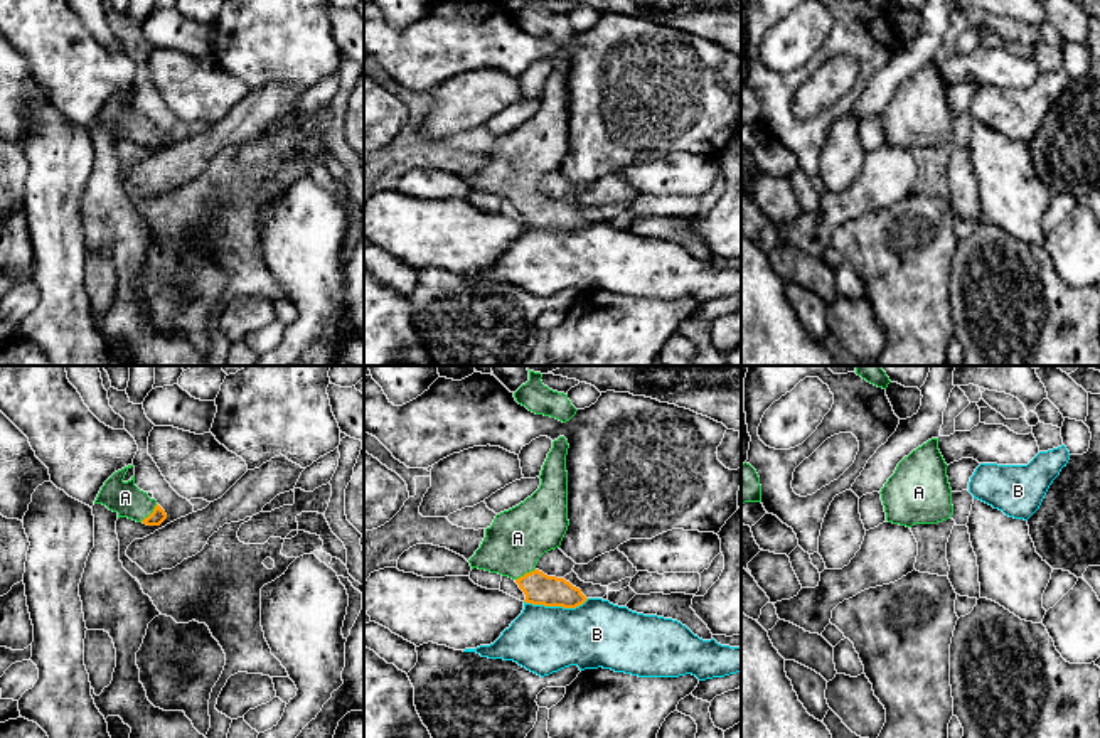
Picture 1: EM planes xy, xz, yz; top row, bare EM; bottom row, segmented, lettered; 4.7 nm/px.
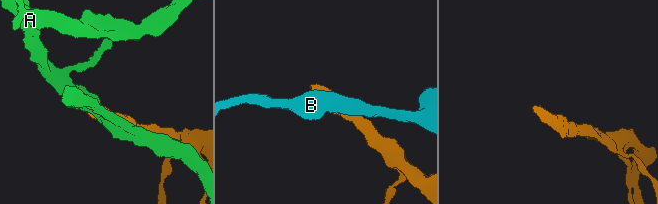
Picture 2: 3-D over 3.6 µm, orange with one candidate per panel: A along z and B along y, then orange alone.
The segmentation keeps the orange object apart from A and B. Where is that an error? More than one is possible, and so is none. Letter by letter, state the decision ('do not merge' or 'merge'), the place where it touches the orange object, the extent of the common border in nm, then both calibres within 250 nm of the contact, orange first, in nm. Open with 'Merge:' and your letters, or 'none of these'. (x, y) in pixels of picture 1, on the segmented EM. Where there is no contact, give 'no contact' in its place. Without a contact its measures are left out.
Merge: A
A: merge; meets orange in xy at (150, 514); contact 120 nm long; 70 nm thick on the orange side, 160 nm on the other
B: do not merge; meets orange in xz at (556, 605); contact 320 nm long; 150 nm thick on the orange side, 320 nm on the other

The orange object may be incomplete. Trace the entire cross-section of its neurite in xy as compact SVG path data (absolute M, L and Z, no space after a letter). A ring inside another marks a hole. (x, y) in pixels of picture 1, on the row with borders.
M131 467L115 472L101 487L94 504L106 505L118 514L118 519L128 517L147 526L160 526L167 519L165 511L135 485L135 475L128 482L123 480Z

